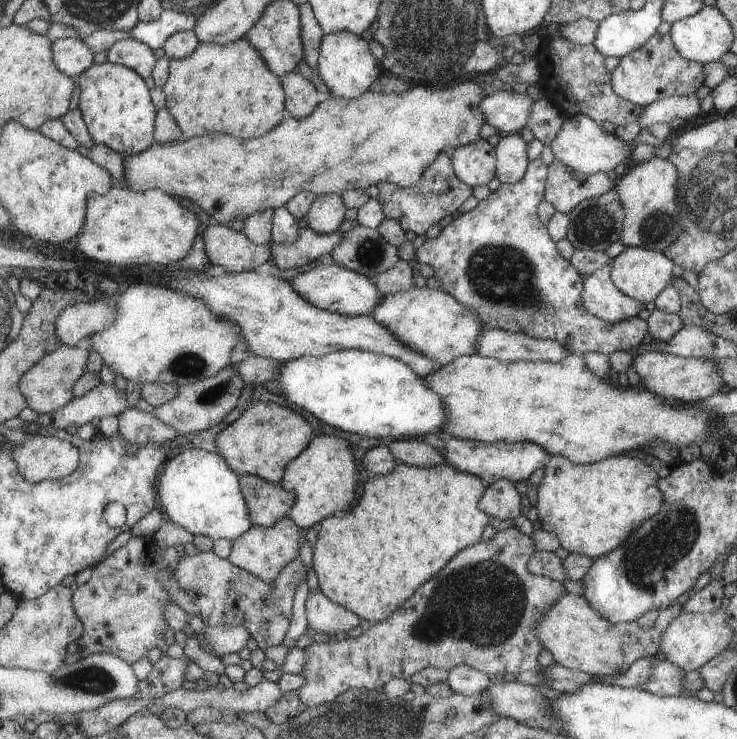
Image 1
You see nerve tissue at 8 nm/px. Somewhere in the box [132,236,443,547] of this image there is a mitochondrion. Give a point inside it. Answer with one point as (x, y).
(187, 364)

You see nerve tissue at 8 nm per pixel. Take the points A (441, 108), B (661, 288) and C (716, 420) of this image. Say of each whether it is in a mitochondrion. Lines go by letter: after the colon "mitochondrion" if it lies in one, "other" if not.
A: other
B: other
C: other

